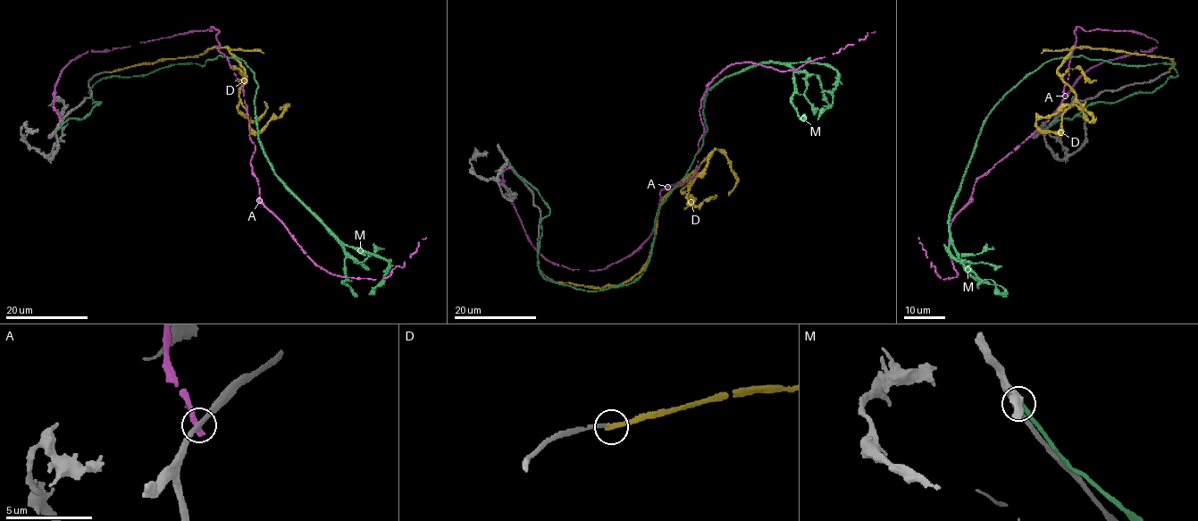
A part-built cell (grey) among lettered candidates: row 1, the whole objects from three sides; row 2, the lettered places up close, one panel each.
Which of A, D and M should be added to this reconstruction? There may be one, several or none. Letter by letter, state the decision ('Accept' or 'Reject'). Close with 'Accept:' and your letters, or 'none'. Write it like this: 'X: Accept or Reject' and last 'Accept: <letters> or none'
A: Reject
D: Reject
M: Reject
Accept: none

